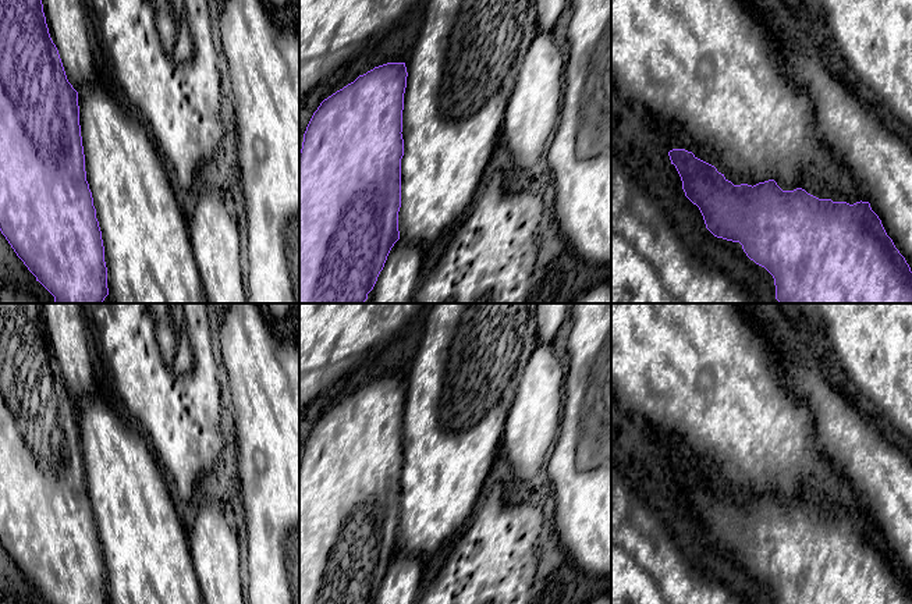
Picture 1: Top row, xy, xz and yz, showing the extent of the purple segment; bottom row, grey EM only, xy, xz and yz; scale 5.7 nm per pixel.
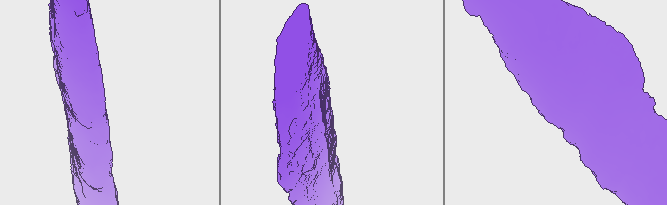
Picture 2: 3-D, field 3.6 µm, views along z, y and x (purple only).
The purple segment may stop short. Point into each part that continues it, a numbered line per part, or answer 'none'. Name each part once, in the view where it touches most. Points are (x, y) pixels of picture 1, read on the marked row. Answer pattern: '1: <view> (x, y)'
none

